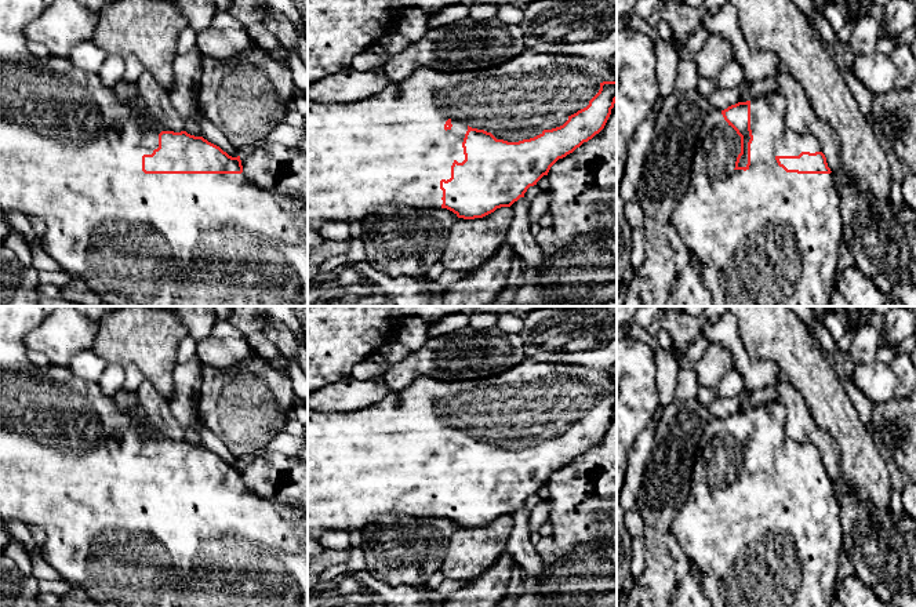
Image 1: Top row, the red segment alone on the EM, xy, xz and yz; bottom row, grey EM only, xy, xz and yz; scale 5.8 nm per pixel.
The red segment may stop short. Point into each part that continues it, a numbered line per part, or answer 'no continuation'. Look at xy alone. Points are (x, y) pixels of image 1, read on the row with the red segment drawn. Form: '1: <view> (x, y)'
1: xy (71, 153)

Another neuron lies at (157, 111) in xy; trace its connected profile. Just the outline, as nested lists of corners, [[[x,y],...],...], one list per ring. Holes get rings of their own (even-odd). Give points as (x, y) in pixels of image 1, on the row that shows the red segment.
[[[146,70],[137,80],[137,98],[141,113],[135,117],[139,123],[149,128],[183,131],[185,123],[175,110],[170,92]]]

